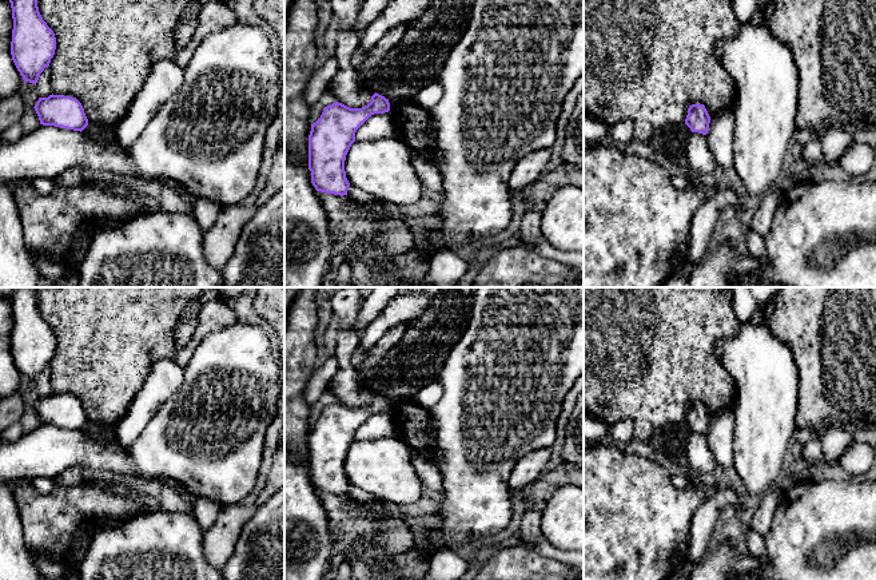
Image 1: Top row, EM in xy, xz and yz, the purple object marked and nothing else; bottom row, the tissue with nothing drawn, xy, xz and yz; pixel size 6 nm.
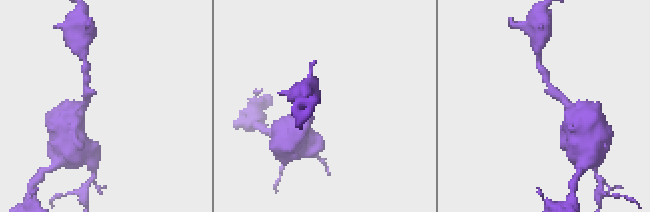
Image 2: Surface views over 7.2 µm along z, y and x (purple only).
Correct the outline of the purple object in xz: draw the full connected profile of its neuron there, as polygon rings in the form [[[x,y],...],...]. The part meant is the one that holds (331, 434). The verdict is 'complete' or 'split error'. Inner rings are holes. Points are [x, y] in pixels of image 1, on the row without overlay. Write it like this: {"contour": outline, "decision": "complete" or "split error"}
{"contour": [[[377,392],[362,408],[350,408],[338,401],[323,408],[308,434],[308,469],[316,490],[347,494],[350,482],[345,460],[355,441],[355,432],[371,414],[389,410],[389,398]]], "decision": "complete"}

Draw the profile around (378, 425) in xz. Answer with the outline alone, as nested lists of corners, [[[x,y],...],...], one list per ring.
[[[391,410],[371,414],[355,432],[357,441],[395,437]]]

